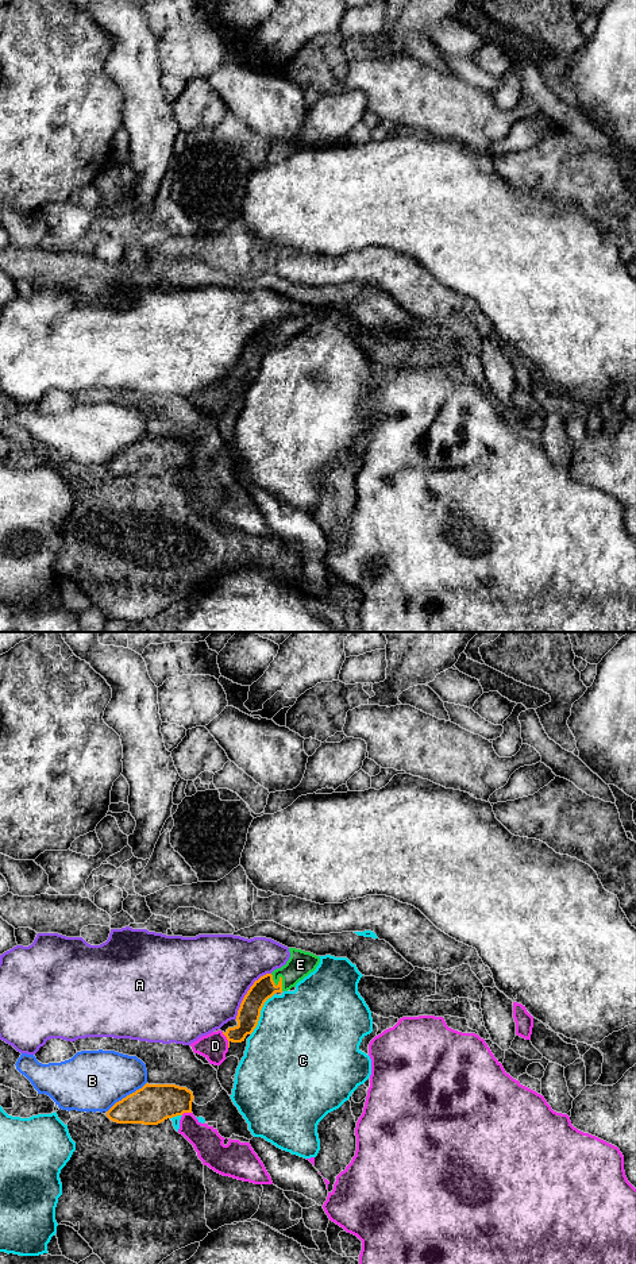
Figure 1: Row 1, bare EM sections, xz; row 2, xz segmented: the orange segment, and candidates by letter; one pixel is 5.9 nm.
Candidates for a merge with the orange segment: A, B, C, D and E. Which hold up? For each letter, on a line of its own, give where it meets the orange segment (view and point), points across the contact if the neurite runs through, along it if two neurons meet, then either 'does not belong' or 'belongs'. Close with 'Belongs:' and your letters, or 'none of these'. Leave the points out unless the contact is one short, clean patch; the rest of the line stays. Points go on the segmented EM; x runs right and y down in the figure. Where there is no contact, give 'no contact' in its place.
A: xz (247, 993) | does not belong
B: xz (127, 1095) | does not belong
C: xz (259, 1013) | does not belong
D: xz (227, 1039) | does not belong
E: xz (278, 982) | across xz (265, 987), (278, 982), (300, 964) | belongs
Belongs: E

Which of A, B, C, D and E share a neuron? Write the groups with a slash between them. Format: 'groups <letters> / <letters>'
groups A / B / C / D / E

